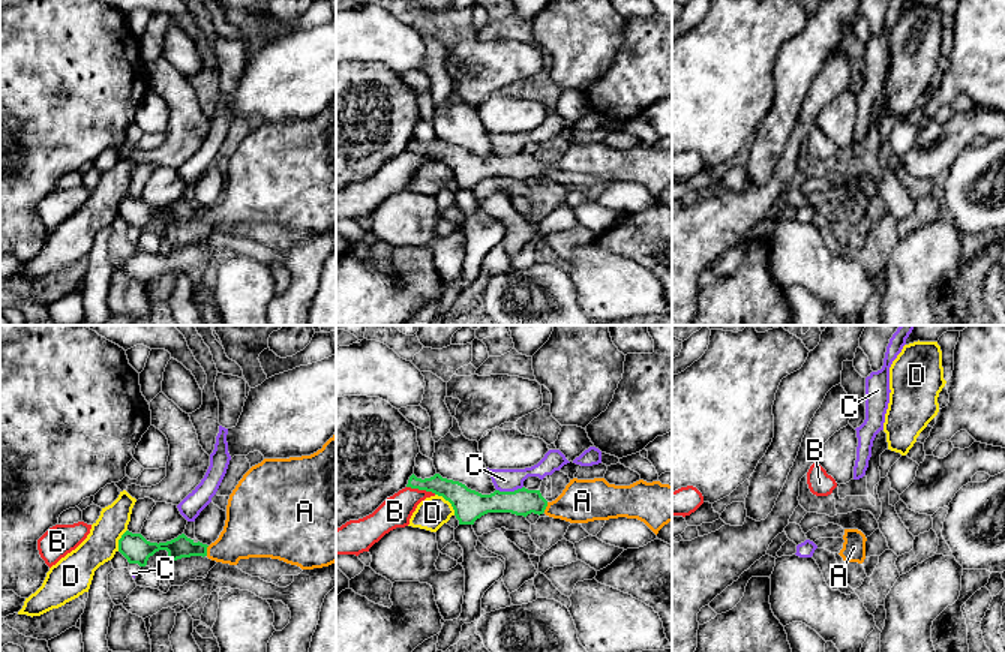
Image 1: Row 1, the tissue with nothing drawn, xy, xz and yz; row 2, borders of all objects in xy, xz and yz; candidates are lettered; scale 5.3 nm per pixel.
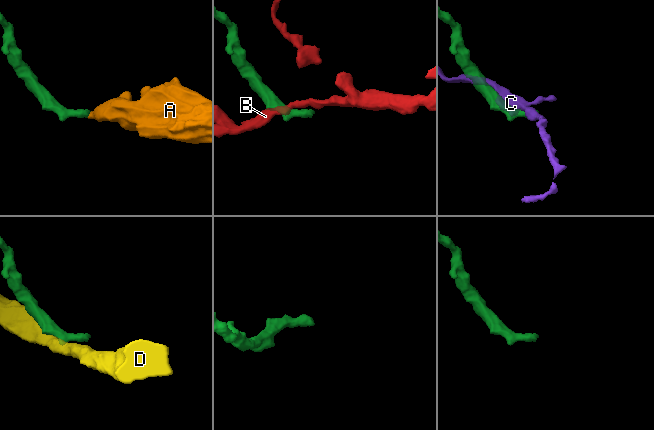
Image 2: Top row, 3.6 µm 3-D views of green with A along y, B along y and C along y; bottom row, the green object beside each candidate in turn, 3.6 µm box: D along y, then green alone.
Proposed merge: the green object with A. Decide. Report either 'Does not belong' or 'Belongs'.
Belongs

